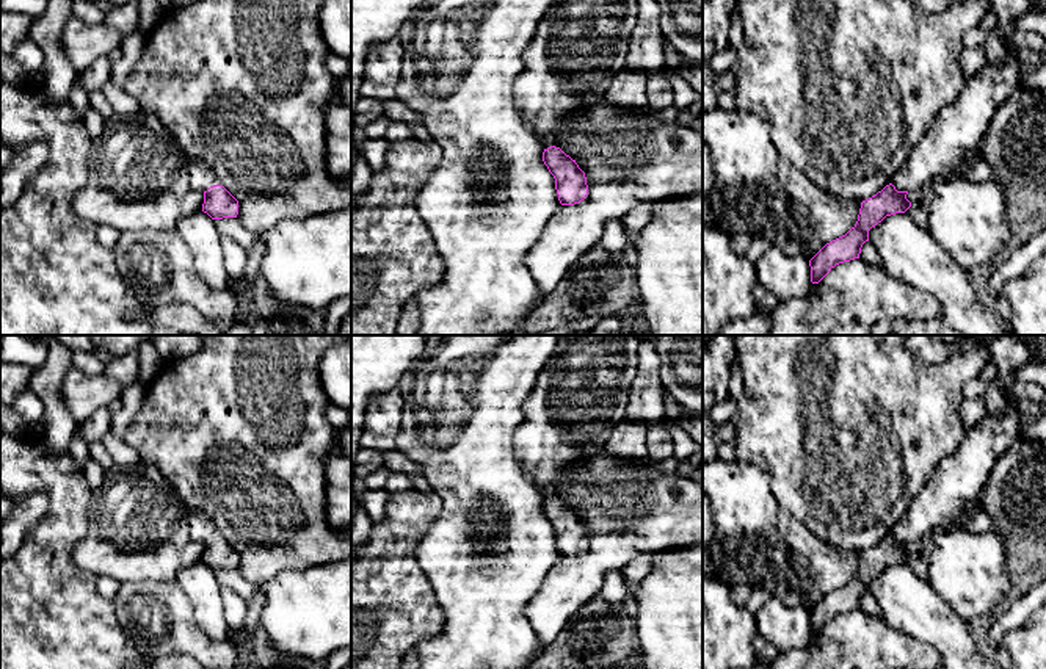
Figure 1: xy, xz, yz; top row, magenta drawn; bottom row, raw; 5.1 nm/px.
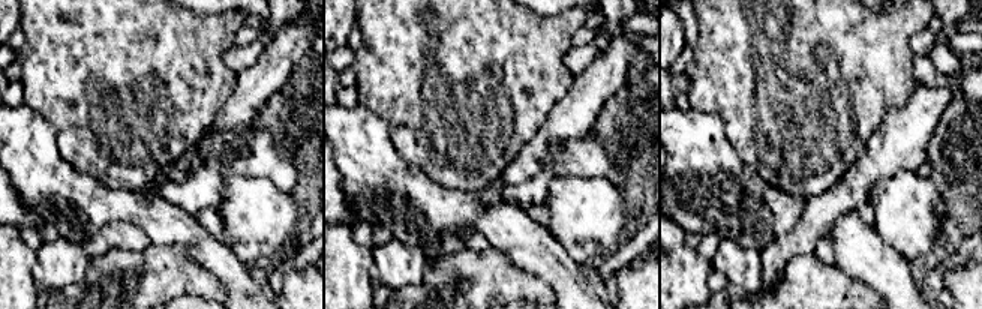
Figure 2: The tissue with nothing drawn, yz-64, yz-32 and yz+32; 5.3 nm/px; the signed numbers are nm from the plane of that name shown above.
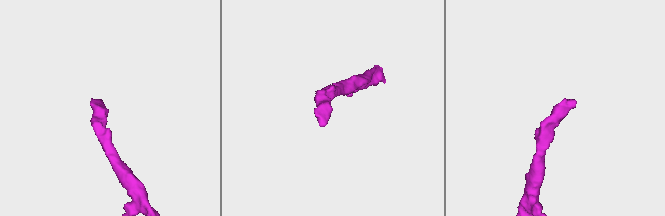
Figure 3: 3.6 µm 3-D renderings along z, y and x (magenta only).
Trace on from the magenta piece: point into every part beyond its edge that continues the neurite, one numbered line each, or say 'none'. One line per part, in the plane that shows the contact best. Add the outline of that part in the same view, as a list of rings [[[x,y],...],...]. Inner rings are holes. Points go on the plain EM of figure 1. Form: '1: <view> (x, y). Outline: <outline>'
1: xy (201, 527). Outline: [[[198,511],[190,512],[188,526],[193,539],[202,544],[207,542],[216,533],[213,522]]]

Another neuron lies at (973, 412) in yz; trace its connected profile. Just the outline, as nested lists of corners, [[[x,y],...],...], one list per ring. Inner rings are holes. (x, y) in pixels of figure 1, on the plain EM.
[[[964,398],[960,406],[960,415],[968,429],[980,425],[986,417],[986,414],[988,412],[985,407],[985,398],[974,398],[974,400]]]

